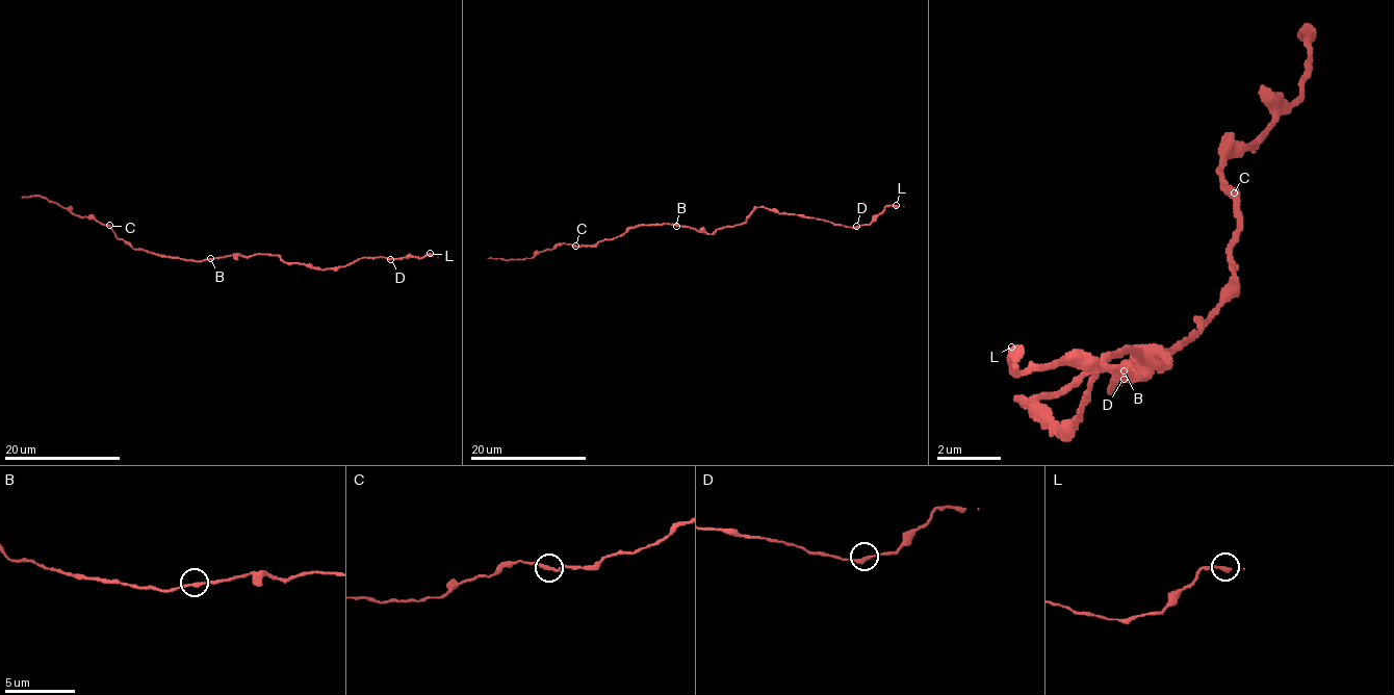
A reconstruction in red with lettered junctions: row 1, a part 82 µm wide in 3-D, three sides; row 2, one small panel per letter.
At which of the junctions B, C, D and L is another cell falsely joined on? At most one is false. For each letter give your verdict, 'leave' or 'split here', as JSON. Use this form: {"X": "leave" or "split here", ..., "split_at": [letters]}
{"B": "leave", "C": "split here", "D": "leave", "L": "leave", "split_at": ["C"]}

